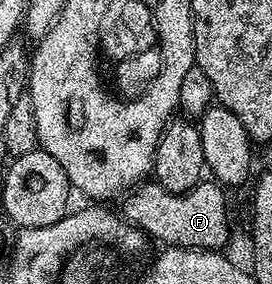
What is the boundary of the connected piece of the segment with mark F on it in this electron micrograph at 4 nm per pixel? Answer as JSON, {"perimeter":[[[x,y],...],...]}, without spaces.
{"perimeter":[[[144,181],[131,193],[123,196],[122,215],[127,222],[139,227],[145,236],[152,238],[153,235],[158,242],[164,243],[160,245],[186,247],[198,251],[215,251],[223,248],[223,243],[228,239],[228,201],[224,195],[226,195],[225,188],[215,181],[201,181],[180,195],[162,189],[155,181]]]}

